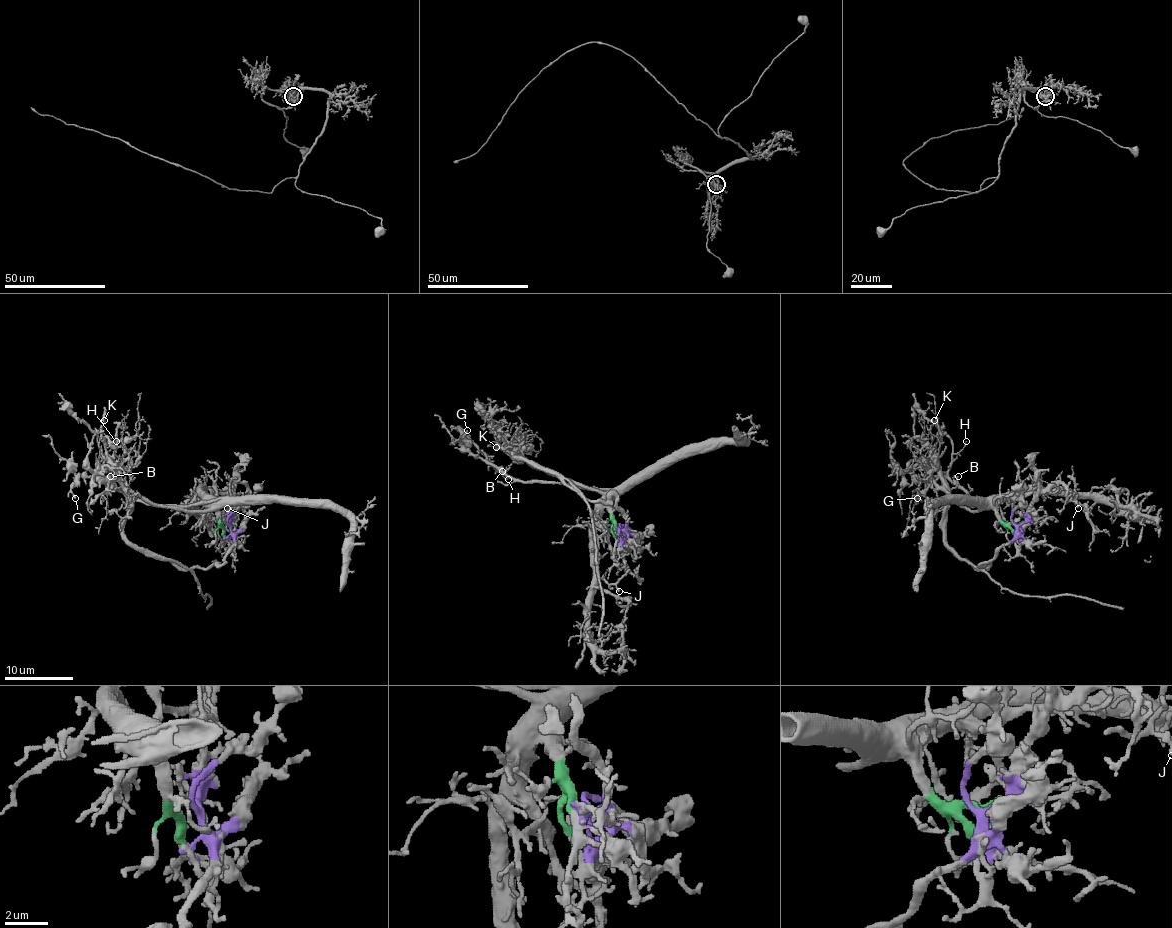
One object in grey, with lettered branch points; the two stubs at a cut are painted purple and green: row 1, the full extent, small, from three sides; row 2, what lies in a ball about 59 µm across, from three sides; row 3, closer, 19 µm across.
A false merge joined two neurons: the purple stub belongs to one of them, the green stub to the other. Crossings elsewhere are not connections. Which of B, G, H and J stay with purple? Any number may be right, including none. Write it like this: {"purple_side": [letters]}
{"purple_side": []}

